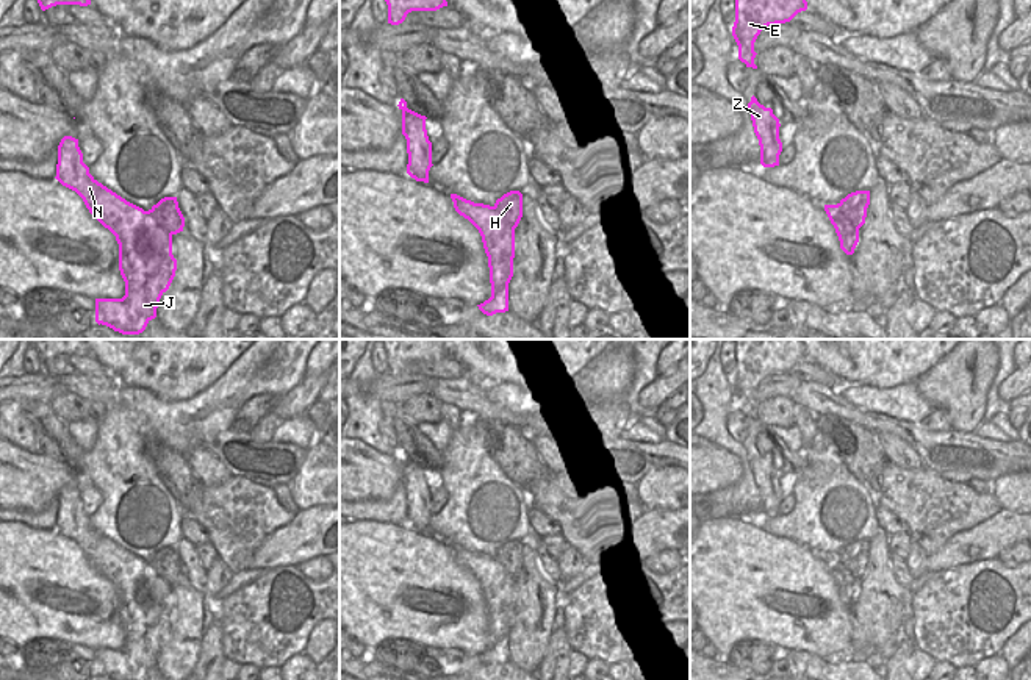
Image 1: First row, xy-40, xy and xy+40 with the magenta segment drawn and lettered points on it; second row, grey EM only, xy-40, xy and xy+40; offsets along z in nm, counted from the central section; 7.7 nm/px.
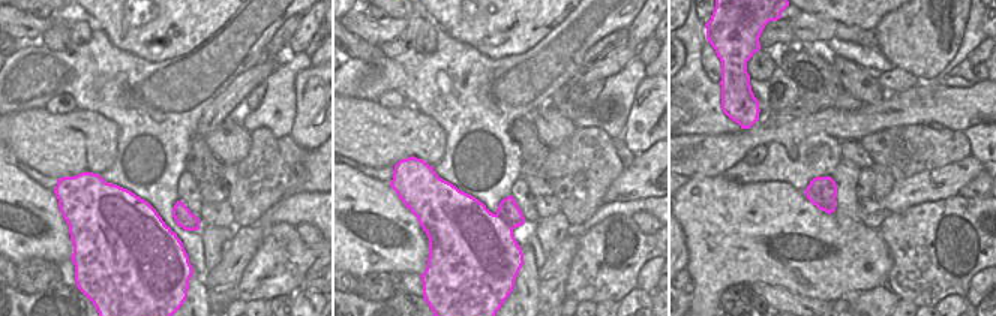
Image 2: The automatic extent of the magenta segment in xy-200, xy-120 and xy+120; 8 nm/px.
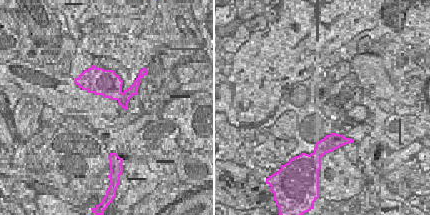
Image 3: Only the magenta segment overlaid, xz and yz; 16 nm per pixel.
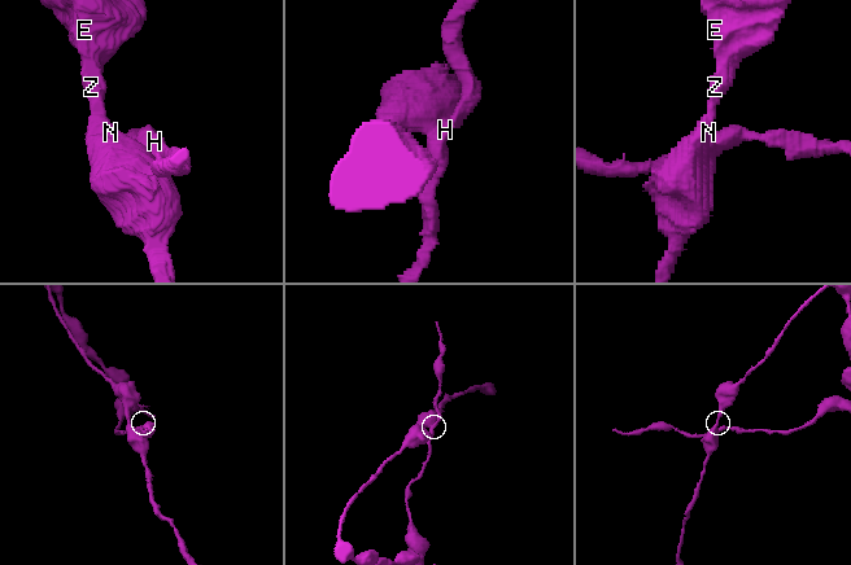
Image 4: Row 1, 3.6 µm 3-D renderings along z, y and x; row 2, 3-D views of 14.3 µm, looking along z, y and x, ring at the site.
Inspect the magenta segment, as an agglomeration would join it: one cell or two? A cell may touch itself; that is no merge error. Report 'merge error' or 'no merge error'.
merge error

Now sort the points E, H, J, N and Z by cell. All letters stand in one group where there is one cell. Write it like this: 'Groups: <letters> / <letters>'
Groups: E J N Z / H.

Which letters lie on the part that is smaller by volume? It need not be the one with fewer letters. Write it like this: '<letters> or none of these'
H

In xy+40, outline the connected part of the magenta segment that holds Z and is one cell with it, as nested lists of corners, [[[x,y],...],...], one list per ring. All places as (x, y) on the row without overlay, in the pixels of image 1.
[[[753,446],[748,453],[754,483],[760,496],[760,514],[763,517],[779,516],[779,505],[782,502],[782,492],[779,489],[779,469],[773,464],[771,458],[765,458]]]

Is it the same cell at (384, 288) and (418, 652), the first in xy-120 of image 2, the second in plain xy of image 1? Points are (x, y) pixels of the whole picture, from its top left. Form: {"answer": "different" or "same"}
{"answer": "same"}

